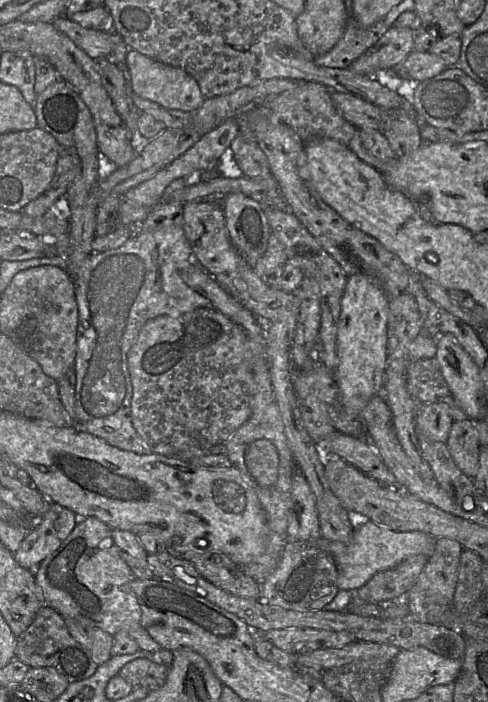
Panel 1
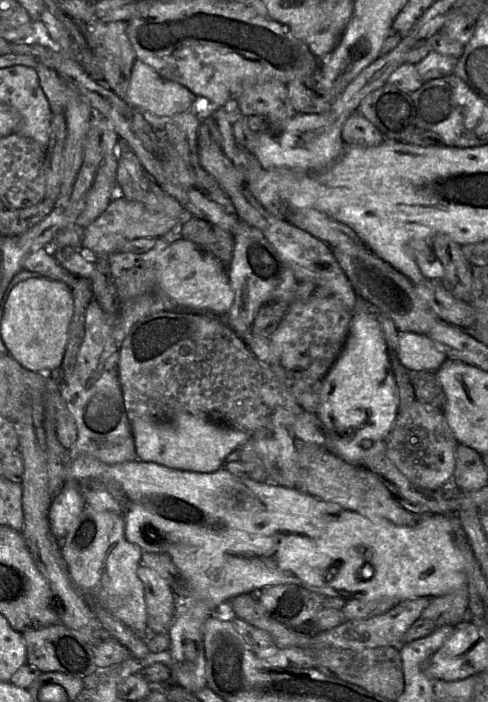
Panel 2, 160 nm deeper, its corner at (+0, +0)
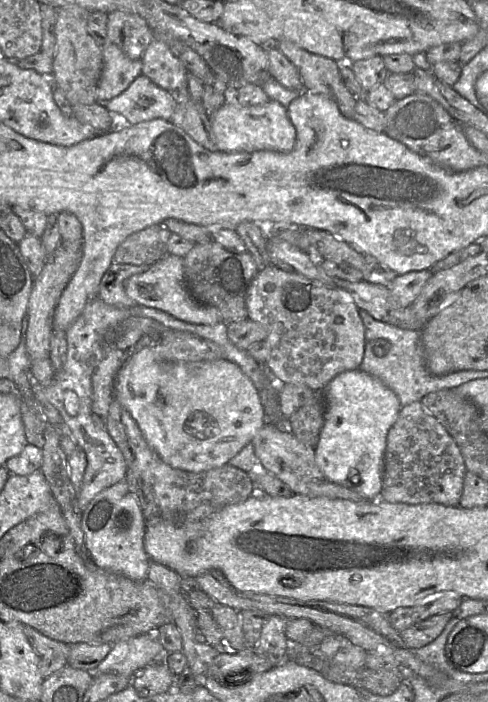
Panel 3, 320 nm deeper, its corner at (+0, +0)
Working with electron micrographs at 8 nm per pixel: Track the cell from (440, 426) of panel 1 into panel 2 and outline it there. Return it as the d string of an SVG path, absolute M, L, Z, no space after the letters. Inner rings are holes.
M415 399L406 409L399 411L386 444L385 455L422 492L444 491L453 484L458 442L439 409Z

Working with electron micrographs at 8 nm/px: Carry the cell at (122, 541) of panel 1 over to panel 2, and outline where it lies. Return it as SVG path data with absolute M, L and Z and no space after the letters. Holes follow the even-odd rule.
M140 565L137 575L144 587L148 612L148 633L168 633L175 617L175 594L156 571Z

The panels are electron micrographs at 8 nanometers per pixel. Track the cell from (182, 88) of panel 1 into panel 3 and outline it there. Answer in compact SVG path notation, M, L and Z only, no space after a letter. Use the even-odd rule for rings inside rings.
M141 74L125 91L104 105L108 111L121 114L128 124L133 125L153 119L170 121L177 100L174 93Z

